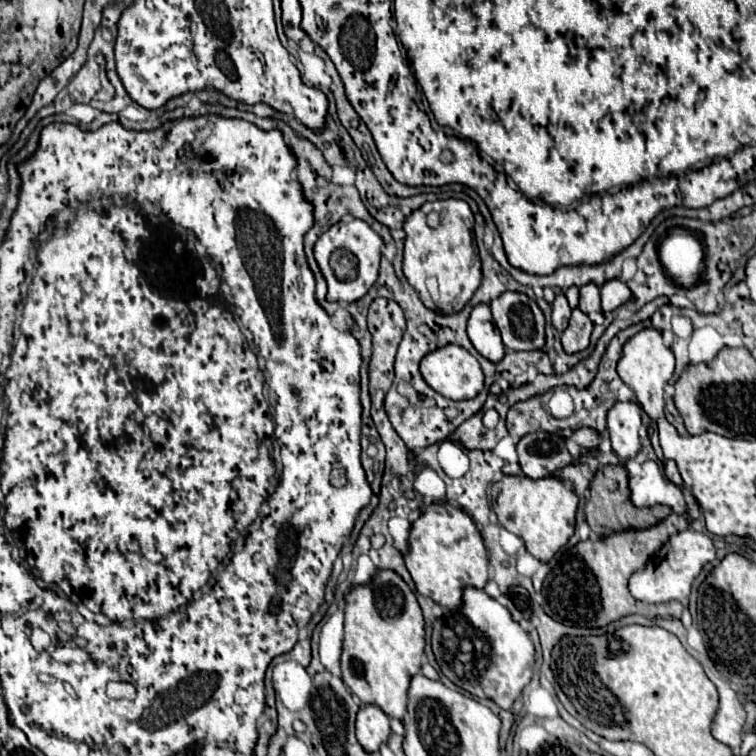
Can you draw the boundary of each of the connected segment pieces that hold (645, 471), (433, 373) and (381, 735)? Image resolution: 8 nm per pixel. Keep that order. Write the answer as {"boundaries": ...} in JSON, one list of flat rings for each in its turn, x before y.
{"boundaries":[[[655,461,641,463,639,471,629,475,631,501,637,507,651,507,655,503,669,505,675,513,685,513,685,499,677,485,663,479]],[[449,343,447,347,439,347,439,349,431,351,431,355,425,355,419,363,419,369,431,389,435,389,437,393,441,393,443,397,453,399,453,401,471,399,483,387,483,371,479,367,479,361,467,349,463,349,455,343]],[[361,705,357,711,357,739,367,751,377,751,391,735,389,717,375,705]]]}

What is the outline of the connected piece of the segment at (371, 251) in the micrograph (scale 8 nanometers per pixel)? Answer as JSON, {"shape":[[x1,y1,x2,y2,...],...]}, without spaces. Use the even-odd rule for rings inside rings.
{"shape":[[349,217,351,221,339,221,331,225,315,243,315,259,325,275,329,287,329,301,357,301,361,299,377,281,381,245,383,239,361,219]]}

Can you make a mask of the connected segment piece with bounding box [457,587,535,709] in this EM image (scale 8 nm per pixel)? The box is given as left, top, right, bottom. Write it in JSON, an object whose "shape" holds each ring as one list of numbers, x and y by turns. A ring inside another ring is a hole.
{"shape":[[465,587,463,603,457,611,467,619,467,623,477,627,483,637,487,637,487,643,491,643,491,659,487,663,487,671,483,673,483,679,487,679,487,695,491,695,491,701,495,701,501,709,509,709,532,679,535,649,529,633,521,629,507,607,489,597,483,589]]}

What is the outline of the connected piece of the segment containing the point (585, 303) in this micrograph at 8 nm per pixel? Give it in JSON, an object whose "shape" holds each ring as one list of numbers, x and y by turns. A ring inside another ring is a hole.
{"shape":[[585,283,581,287,581,295,579,295,579,309,583,313,593,313,593,311,601,311,601,299,599,299,599,289,595,283]]}

